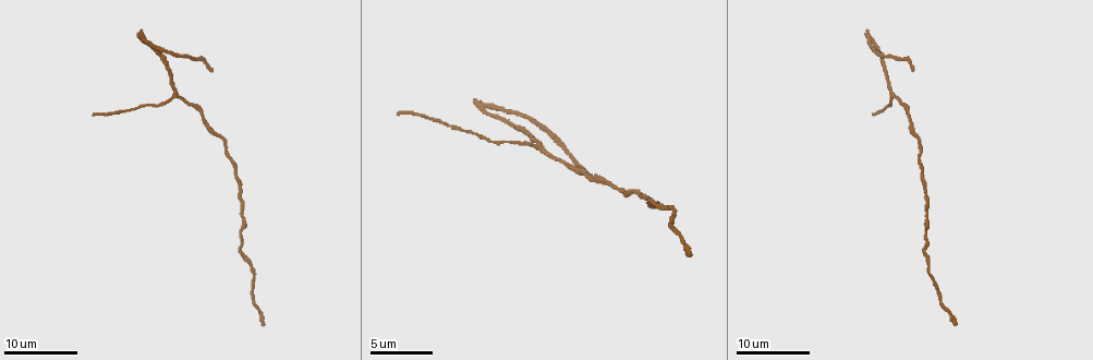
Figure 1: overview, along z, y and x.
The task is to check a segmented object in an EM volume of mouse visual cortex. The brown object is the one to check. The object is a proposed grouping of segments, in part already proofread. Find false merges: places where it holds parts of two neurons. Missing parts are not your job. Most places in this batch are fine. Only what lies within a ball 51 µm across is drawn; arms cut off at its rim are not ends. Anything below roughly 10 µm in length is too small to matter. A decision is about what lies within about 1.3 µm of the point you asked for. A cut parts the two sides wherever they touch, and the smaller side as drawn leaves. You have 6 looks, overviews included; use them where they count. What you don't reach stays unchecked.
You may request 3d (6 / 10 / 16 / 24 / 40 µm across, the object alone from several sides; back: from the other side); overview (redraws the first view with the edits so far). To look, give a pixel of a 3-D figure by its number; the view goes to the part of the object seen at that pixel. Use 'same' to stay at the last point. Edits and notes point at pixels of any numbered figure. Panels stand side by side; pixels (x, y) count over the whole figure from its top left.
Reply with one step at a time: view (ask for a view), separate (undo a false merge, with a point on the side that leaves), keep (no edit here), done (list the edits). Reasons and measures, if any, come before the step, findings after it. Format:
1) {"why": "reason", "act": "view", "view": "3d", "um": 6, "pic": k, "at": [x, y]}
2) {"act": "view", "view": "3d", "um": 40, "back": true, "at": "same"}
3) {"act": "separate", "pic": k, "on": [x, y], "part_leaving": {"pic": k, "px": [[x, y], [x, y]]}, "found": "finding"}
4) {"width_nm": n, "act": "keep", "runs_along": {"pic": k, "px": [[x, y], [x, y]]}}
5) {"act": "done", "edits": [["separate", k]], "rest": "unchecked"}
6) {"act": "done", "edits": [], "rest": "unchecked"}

{"why": "sudden change in width", "act": "view", "view": "3d", "um": 24, "pic": 1, "at": [242, 253]}

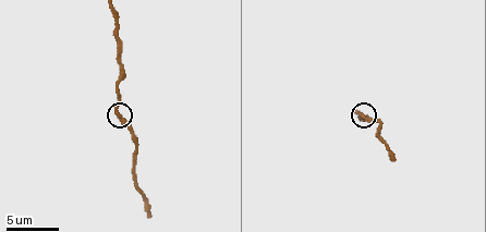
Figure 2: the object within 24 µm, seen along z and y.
{"why": "zoom in", "act": "view", "view": "3d", "um": 6, "pic": 2, "at": [116, 113]}

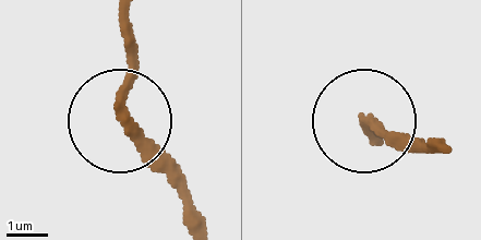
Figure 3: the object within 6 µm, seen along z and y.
{"act": "keep", "runs_along": {"pic": 3, "px": [[124, 22], [128, 127], [183, 186]]}, "found": "continuous, no second neuron"}

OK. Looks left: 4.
{"act": "view", "view": "3d", "um": 16, "pic": 1, "at": [223, 137]}

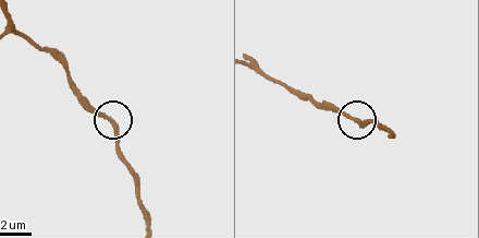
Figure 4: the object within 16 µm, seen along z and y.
{"act": "view", "view": "3d", "um": 6, "pic": 4, "at": [351, 120]}

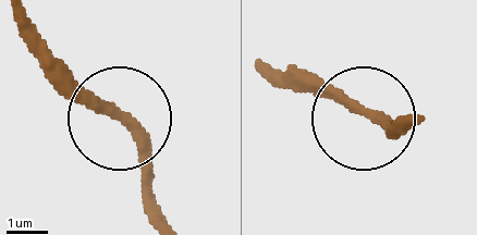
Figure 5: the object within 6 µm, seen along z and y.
{"side_arm_um": 31, "act": "keep", "runs_along": {"pic": 5, "px": [[119, 121], [36, 41]]}, "found": "all the same neuron"}

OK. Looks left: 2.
{"act": "done", "edits": [], "rest": "unchecked"}

